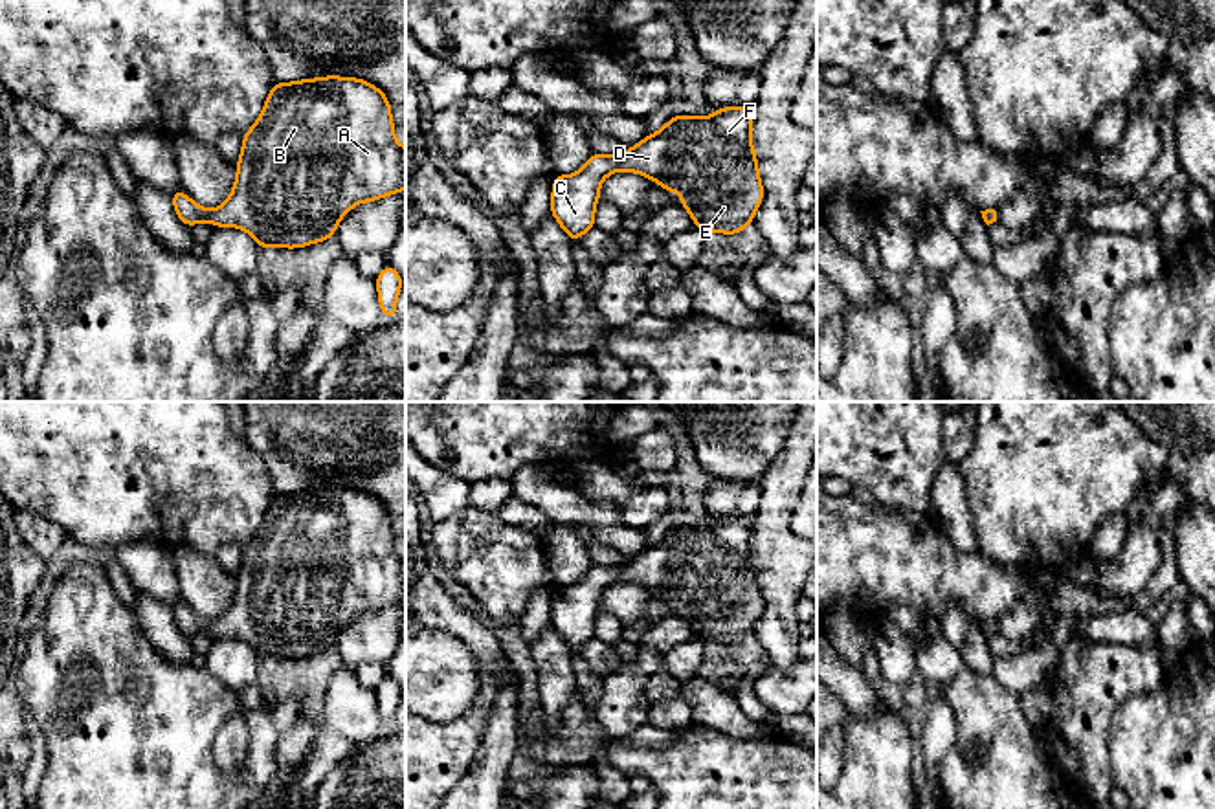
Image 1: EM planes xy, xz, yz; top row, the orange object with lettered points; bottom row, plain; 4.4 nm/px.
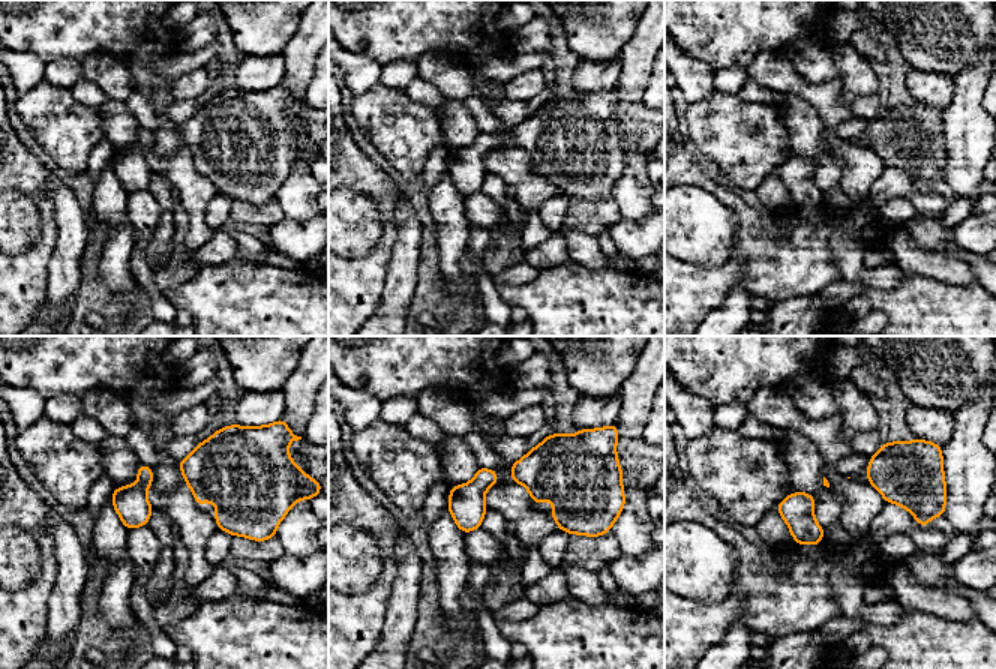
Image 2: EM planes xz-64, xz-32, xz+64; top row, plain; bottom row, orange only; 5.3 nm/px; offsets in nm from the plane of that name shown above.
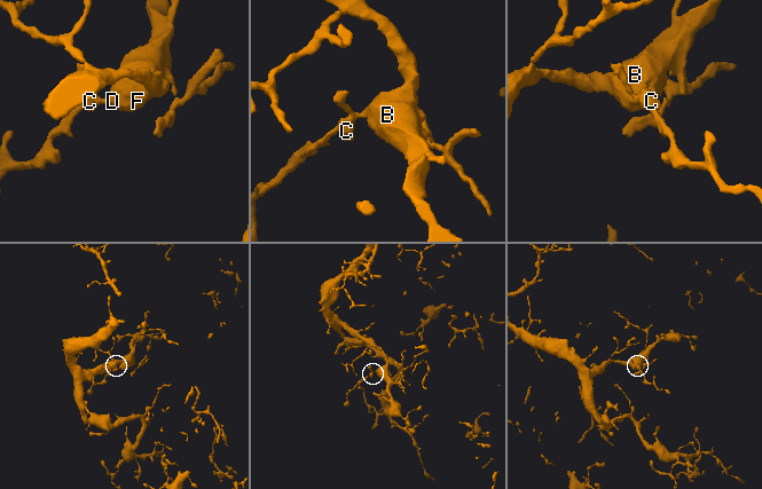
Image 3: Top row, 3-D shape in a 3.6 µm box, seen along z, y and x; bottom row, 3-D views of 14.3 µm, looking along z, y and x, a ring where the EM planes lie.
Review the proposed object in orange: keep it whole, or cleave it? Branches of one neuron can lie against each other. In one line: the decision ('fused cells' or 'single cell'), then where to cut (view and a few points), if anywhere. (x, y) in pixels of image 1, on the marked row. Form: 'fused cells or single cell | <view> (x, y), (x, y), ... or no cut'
single cell | no cut

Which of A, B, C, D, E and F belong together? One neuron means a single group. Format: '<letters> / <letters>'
A B C D E F

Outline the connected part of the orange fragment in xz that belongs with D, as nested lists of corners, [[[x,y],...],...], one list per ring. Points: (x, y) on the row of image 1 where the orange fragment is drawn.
[[[754,106],[716,108],[708,117],[674,116],[655,134],[630,147],[622,158],[596,154],[574,174],[554,174],[551,213],[573,242],[595,227],[595,205],[600,200],[600,183],[615,171],[628,171],[655,180],[664,191],[679,191],[681,205],[690,213],[694,226],[723,235],[736,235],[752,224],[764,200],[764,185],[752,149]]]

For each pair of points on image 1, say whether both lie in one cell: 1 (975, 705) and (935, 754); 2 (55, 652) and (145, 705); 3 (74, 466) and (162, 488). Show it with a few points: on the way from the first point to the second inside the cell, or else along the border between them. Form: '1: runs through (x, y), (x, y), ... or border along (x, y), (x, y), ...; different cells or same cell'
1: border along (940, 694), (953, 714), (955, 745), (938, 769); different cells
2: runs through (78, 668), (114, 705), (123, 705); same cell
3: runs through (96, 466), (140, 466); same cell

